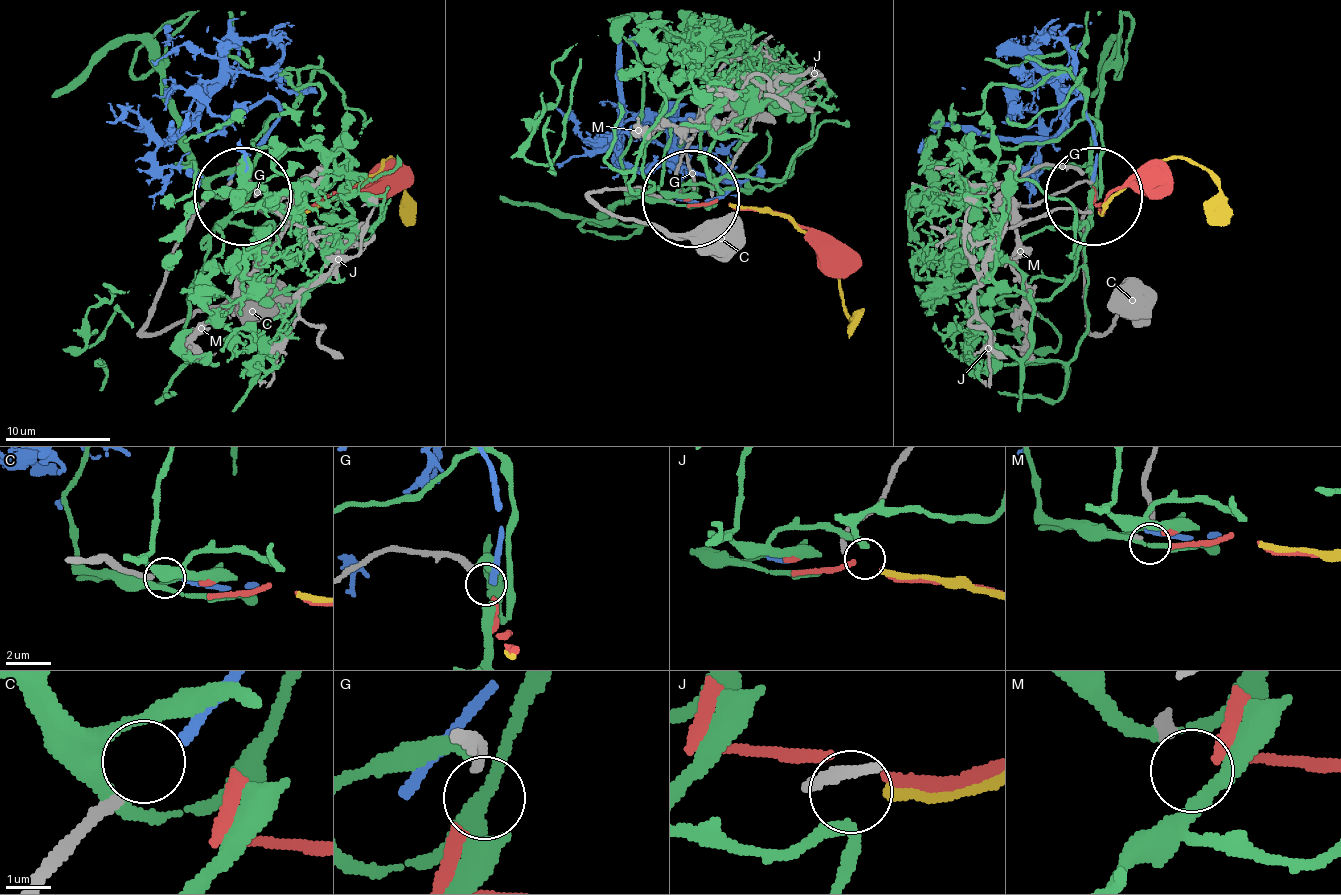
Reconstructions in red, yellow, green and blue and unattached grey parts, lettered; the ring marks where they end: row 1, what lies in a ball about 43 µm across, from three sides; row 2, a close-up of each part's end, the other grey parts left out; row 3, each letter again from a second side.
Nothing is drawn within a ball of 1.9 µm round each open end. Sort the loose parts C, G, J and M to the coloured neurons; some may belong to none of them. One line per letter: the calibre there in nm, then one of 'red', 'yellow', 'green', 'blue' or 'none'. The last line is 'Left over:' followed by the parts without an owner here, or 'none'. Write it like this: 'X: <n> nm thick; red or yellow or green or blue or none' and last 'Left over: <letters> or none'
C: 280 nm thick; blue
G: 320 nm thick; red
J: 240 nm thick; none
M: 200 nm thick; none
Left over: J, M

